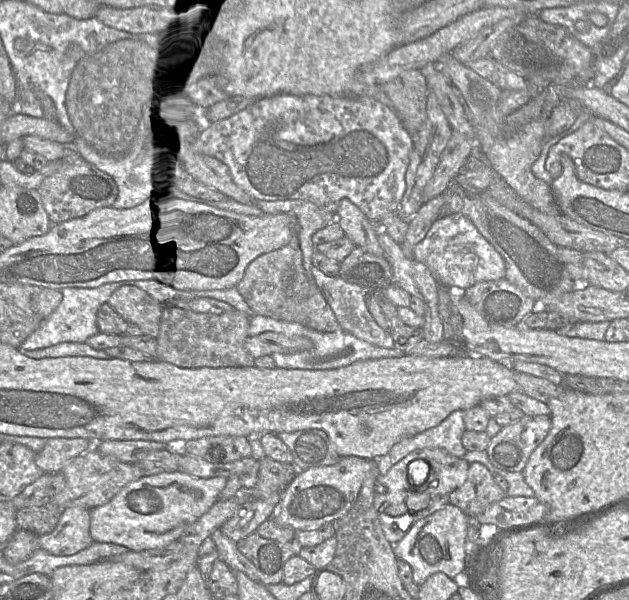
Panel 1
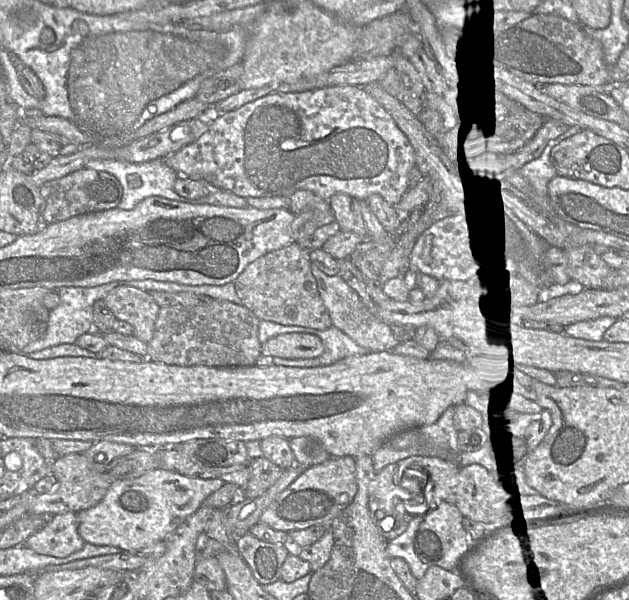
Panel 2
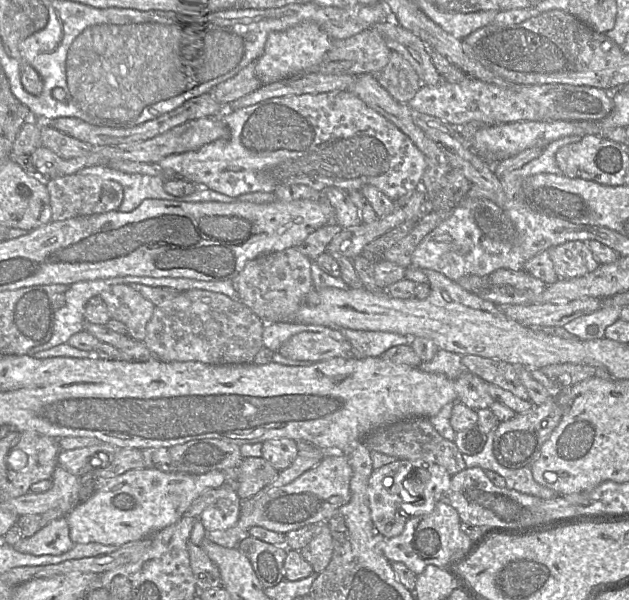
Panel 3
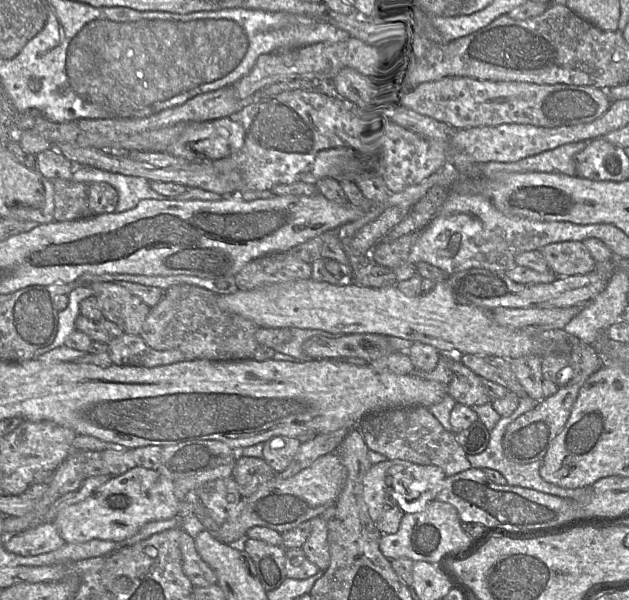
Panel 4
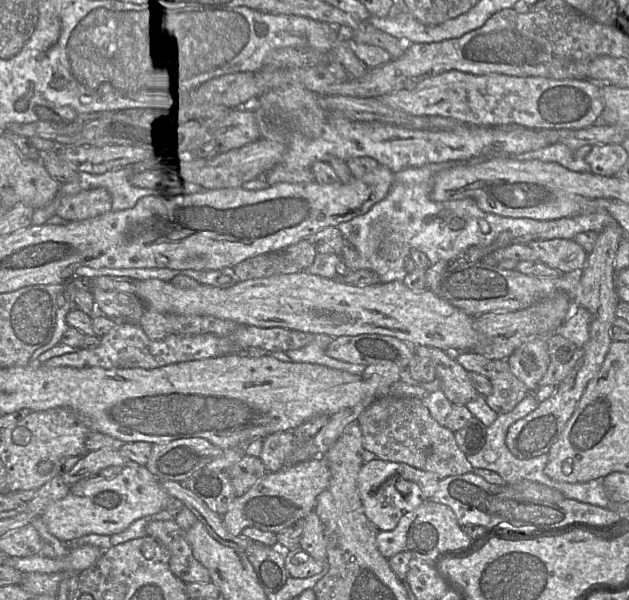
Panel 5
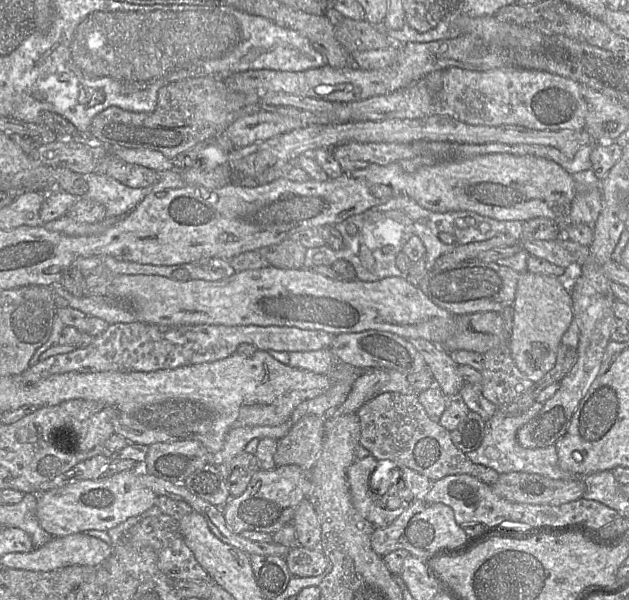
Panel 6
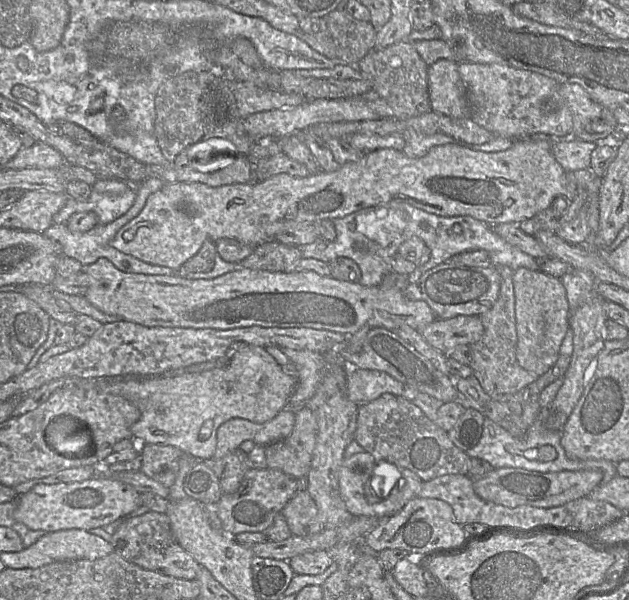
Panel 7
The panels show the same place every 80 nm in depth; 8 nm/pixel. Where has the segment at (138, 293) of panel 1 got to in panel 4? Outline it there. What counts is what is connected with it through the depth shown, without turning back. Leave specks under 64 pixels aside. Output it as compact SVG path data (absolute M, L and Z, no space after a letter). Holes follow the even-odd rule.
M96 282L90 287L104 318L116 323L127 334L140 335L150 306L116 282Z

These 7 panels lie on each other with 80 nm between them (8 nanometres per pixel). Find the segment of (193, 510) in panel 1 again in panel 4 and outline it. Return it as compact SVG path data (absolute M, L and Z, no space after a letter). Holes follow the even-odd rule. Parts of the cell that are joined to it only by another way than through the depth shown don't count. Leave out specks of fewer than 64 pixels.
M234 464L221 465L196 475L170 480L157 470L136 466L112 477L85 500L59 511L53 523L66 543L85 543L95 539L121 542L149 522L177 516L180 503L187 501L190 492L195 492L206 482L232 477L233 467Z

